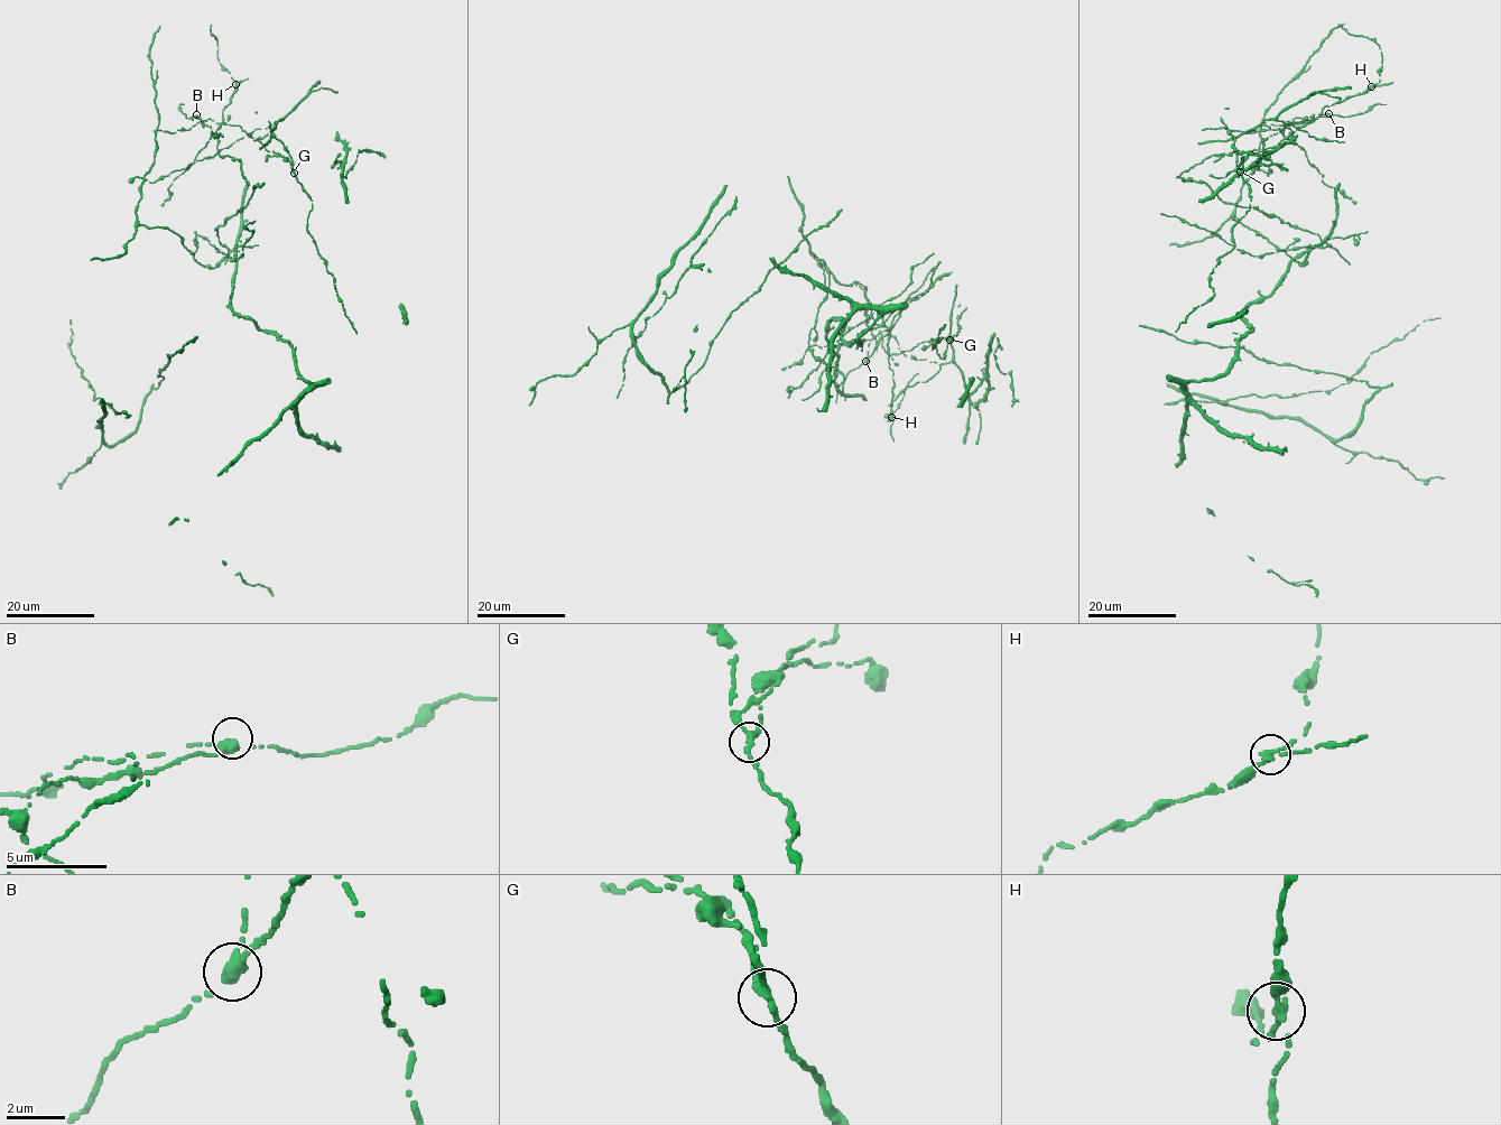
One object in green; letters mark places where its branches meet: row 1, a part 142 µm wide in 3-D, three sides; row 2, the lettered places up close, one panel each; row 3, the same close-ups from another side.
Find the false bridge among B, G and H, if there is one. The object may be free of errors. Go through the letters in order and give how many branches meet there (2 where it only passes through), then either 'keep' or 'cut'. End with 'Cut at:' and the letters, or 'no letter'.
B: 3 | keep
G: 3 | cut
H: 3 | keep
Cut at: G

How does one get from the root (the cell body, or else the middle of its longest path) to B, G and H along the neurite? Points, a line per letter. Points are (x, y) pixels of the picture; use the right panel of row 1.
B: (1290, 262), (1307, 249), (1304, 266), (1296, 262), (1234, 220), (1234, 205), (1262, 155), (1262, 123), (1328, 113)
G: (1290, 262), (1307, 249), (1300, 265), (1233, 213), (1262, 155), (1261, 126), (1307, 117), (1261, 141), (1241, 171)
H: (1290, 262), (1307, 249), (1300, 265), (1233, 217), (1262, 155), (1261, 126), (1310, 123), (1371, 86)

